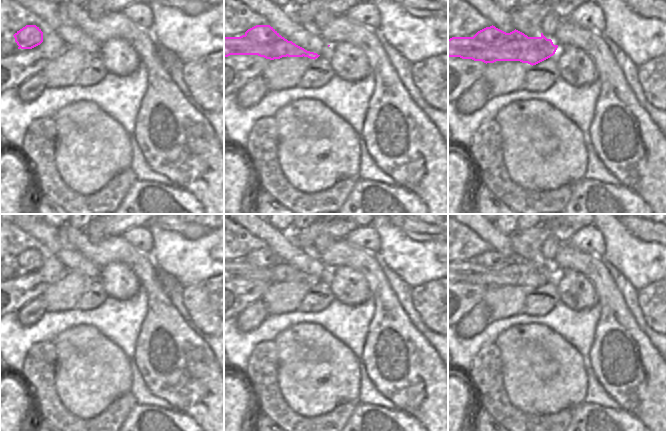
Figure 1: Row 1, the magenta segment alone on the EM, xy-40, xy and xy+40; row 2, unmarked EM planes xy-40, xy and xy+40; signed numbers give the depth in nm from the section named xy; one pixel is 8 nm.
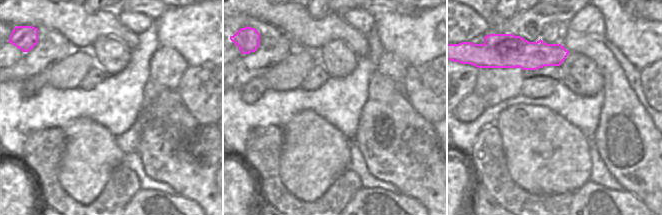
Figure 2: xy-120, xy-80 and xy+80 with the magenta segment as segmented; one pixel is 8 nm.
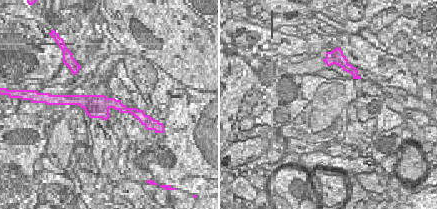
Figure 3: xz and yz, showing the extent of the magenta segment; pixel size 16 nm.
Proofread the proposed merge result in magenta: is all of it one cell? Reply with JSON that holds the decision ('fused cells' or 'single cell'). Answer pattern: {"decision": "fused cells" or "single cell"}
{"decision": "fused cells"}

